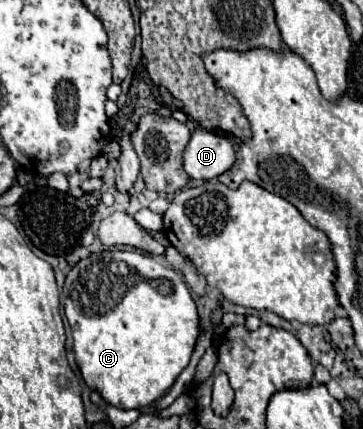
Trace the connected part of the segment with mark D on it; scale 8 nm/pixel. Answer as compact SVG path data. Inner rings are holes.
M198 129L184 151L184 171L190 179L214 179L234 163L232 143L216 133Z

